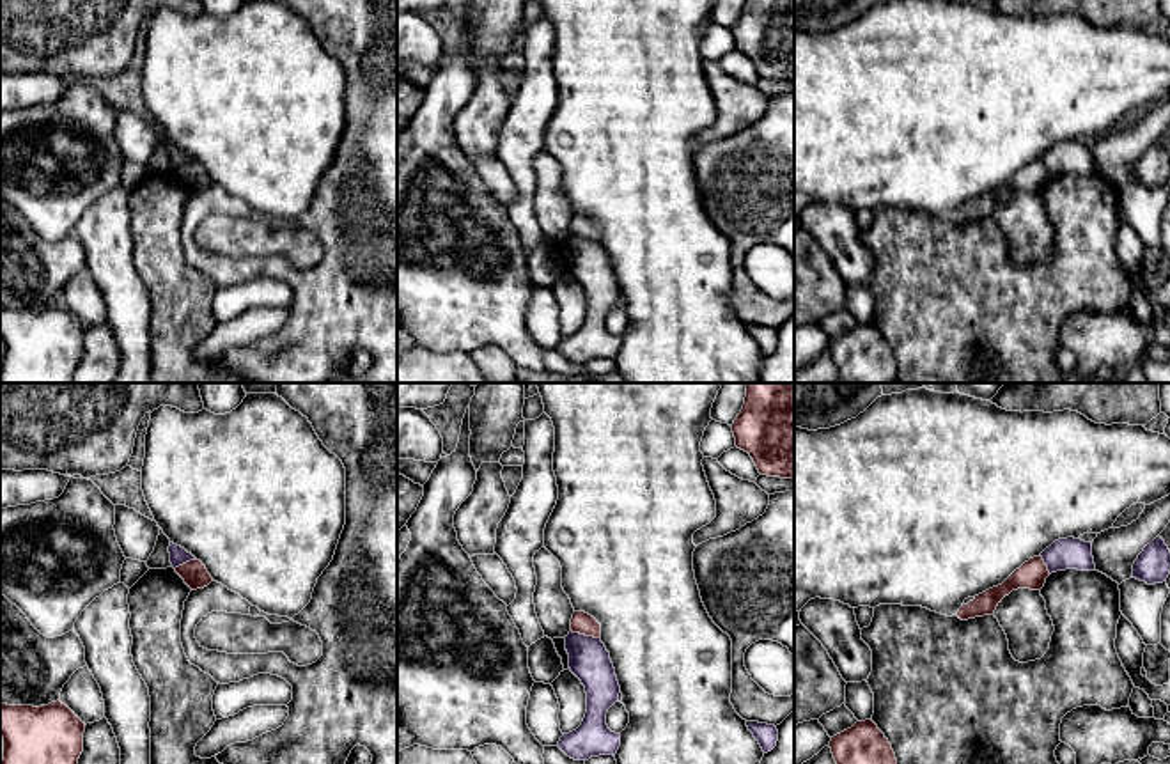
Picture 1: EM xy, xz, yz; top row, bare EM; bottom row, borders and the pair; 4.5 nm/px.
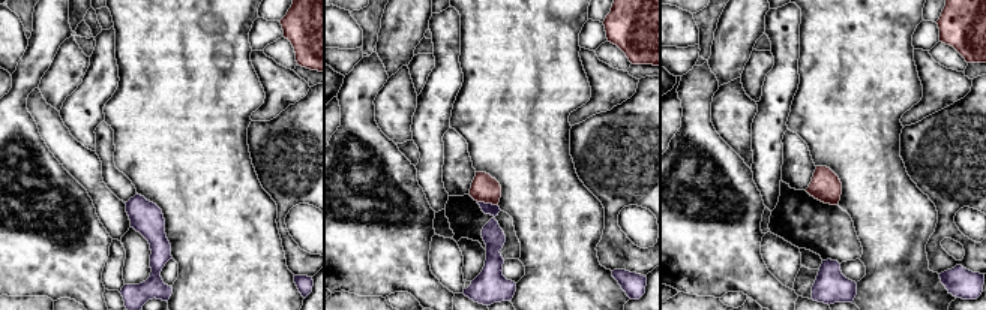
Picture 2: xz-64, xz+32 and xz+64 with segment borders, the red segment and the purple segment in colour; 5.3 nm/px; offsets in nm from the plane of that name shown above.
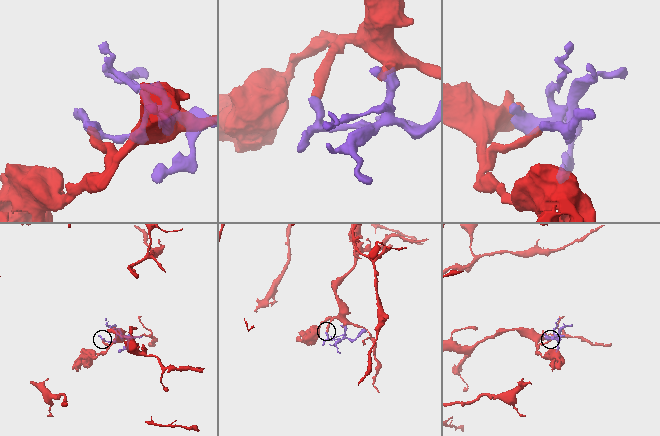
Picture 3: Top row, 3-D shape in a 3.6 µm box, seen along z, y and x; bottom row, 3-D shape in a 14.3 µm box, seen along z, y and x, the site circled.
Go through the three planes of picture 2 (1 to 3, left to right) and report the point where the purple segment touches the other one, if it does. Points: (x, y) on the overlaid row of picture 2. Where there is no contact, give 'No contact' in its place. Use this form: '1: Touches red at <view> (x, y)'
1: No contact
2: Touches red at xz+32 (488, 202)
3: No contact

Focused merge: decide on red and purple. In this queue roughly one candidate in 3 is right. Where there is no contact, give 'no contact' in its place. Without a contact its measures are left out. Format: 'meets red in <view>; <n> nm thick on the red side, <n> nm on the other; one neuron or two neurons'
meets red in xz; 100 nm thick on the red side, 190 nm on the other; two neurons

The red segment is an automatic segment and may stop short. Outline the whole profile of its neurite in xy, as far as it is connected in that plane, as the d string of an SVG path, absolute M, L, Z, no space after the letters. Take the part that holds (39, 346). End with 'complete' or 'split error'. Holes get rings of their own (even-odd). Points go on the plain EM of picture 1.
M60 303L48 308L0 307L0 383L73 383L85 326Z; complete

